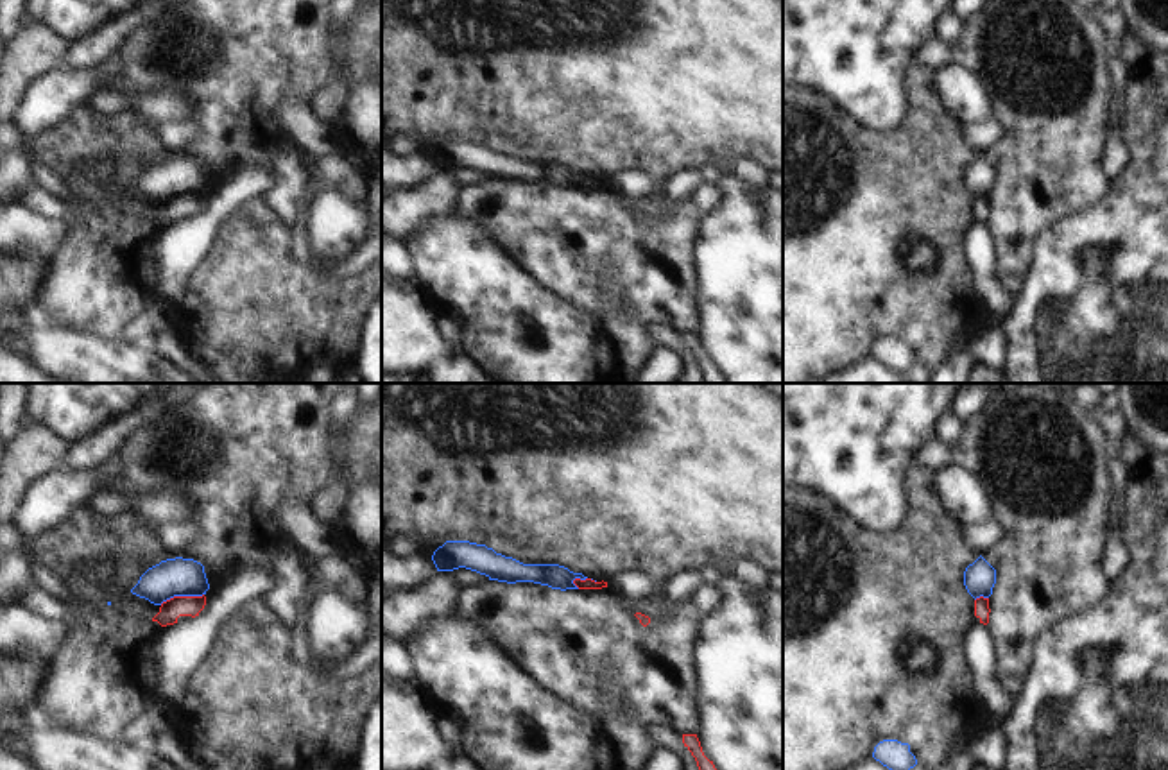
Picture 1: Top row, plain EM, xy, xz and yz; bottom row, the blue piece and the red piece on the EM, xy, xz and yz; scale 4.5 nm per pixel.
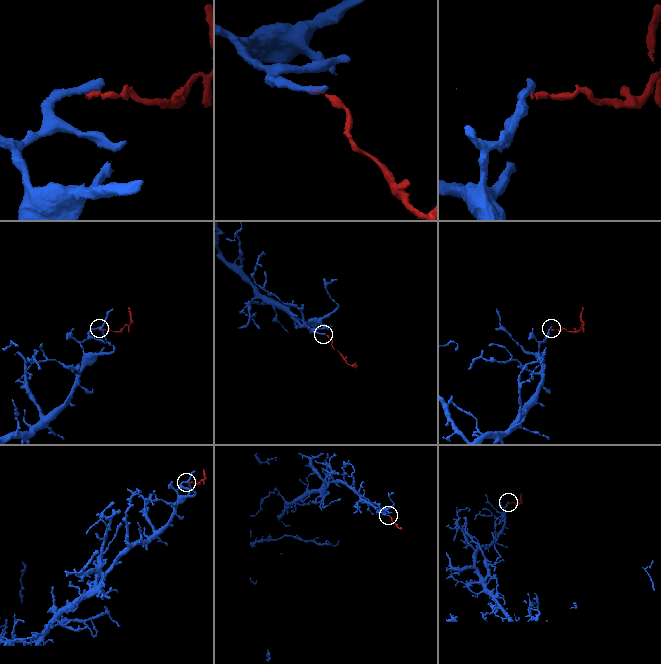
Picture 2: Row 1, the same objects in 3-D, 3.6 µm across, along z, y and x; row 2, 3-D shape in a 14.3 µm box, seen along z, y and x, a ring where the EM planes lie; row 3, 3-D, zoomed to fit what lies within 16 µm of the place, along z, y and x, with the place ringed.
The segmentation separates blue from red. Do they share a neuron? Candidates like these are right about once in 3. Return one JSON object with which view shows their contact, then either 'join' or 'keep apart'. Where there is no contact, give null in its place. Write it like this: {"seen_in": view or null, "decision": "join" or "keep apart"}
{"seen_in": "xy", "decision": "keep apart"}

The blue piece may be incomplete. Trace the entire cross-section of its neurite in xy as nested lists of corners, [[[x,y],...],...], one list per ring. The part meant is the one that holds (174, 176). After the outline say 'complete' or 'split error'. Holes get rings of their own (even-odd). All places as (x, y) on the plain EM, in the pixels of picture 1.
[[[167,158],[149,167],[131,188],[154,204],[174,195],[202,195],[210,188],[204,165],[193,158]]] | complete

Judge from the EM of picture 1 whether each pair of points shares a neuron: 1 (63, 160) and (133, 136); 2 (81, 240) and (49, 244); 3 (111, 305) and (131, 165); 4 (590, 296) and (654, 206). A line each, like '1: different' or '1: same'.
1: same
2: different
3: same
4: same

